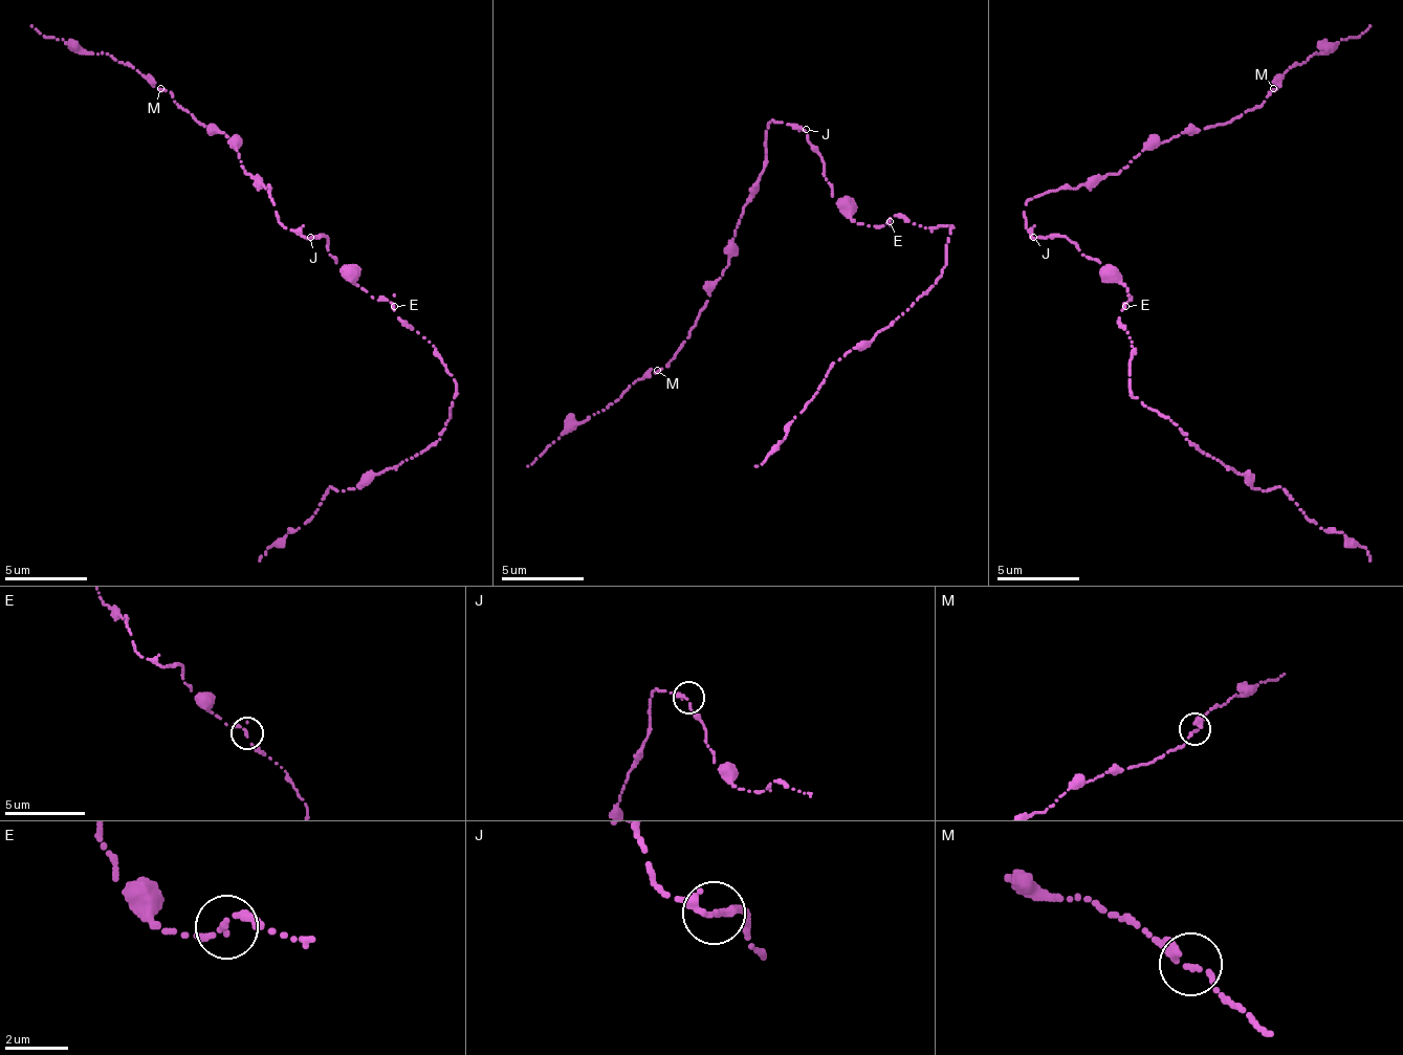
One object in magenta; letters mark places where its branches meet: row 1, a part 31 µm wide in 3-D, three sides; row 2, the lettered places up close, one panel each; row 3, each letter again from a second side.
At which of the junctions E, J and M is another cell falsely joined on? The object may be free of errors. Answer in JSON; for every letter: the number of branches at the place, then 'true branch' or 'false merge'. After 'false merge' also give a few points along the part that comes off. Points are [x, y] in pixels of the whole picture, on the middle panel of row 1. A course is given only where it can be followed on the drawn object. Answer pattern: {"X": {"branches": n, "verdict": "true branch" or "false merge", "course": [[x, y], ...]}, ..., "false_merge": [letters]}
{"E": {"branches": 1, "verdict": "true branch"}, "J": {"branches": 1, "verdict": "true branch"}, "M": {"branches": 1, "verdict": "true branch"}, "false_merge": []}

